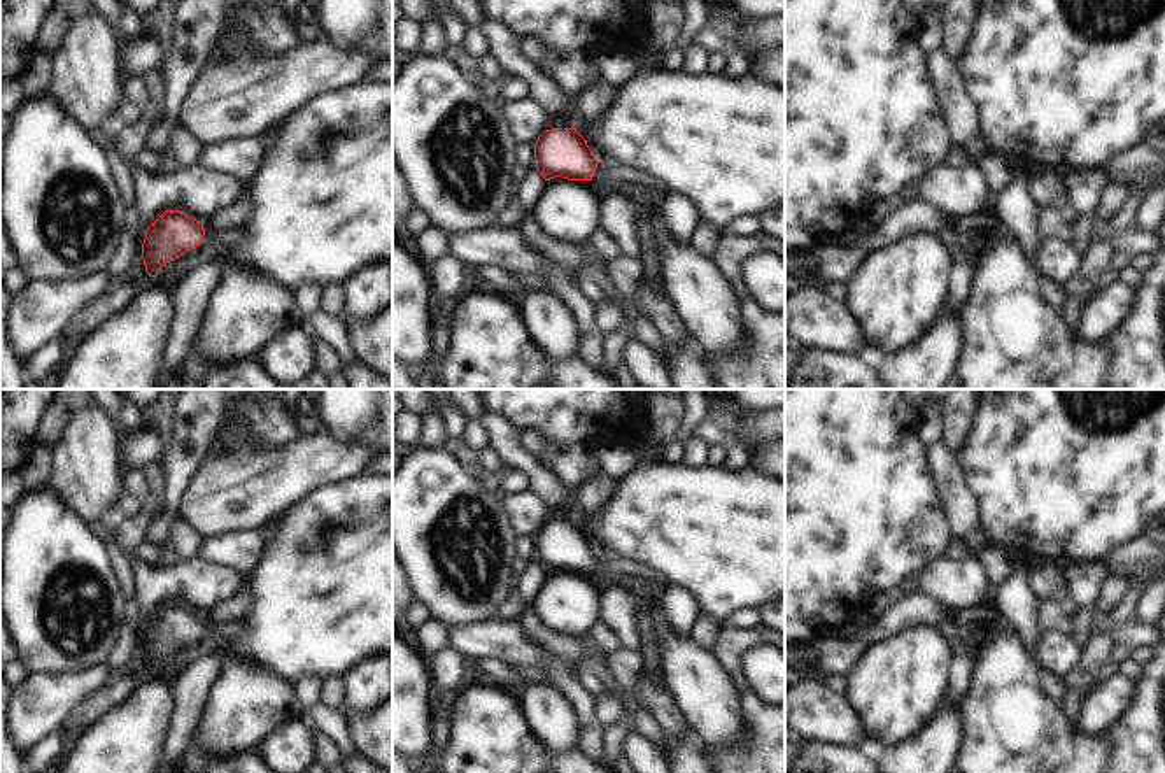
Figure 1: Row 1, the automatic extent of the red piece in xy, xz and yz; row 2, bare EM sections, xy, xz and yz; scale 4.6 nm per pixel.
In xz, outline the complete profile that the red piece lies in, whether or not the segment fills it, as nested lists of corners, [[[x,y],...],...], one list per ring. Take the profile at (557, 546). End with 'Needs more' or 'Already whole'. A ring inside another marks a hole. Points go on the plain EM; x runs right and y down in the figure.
[[[576,521],[545,522],[534,536],[534,559],[545,573],[592,573],[596,580],[615,580],[620,575],[641,577],[655,592],[666,592],[666,578],[641,563],[627,559],[601,561],[587,533]]]. Needs more.

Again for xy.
[[[165,603],[147,622],[142,636],[145,664],[156,670],[161,661],[203,635],[217,633],[222,638],[237,635],[238,626],[228,622],[210,628],[203,617],[184,605]]]. Needs more.

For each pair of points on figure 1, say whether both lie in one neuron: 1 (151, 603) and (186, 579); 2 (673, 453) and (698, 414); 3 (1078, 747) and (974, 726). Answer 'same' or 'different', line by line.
1: same
2: different
3: same

